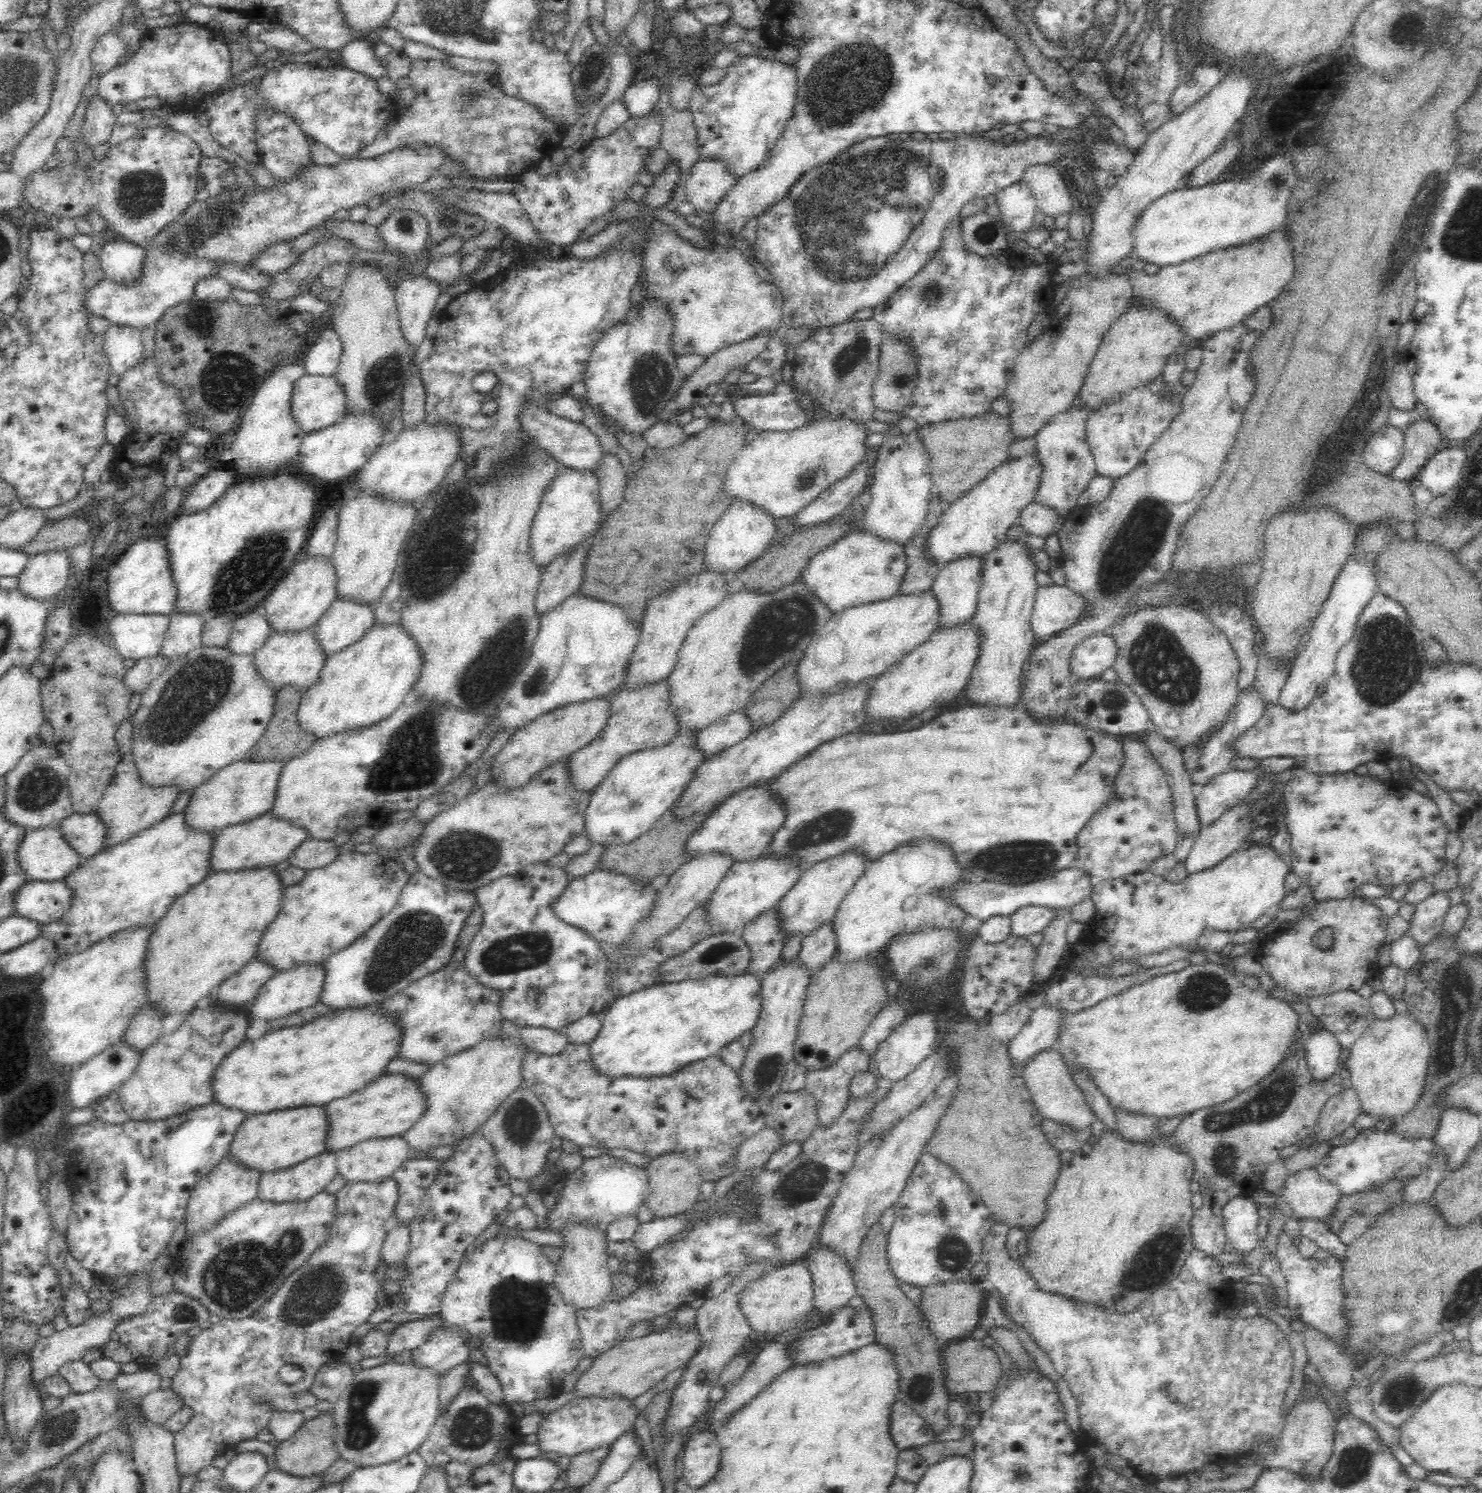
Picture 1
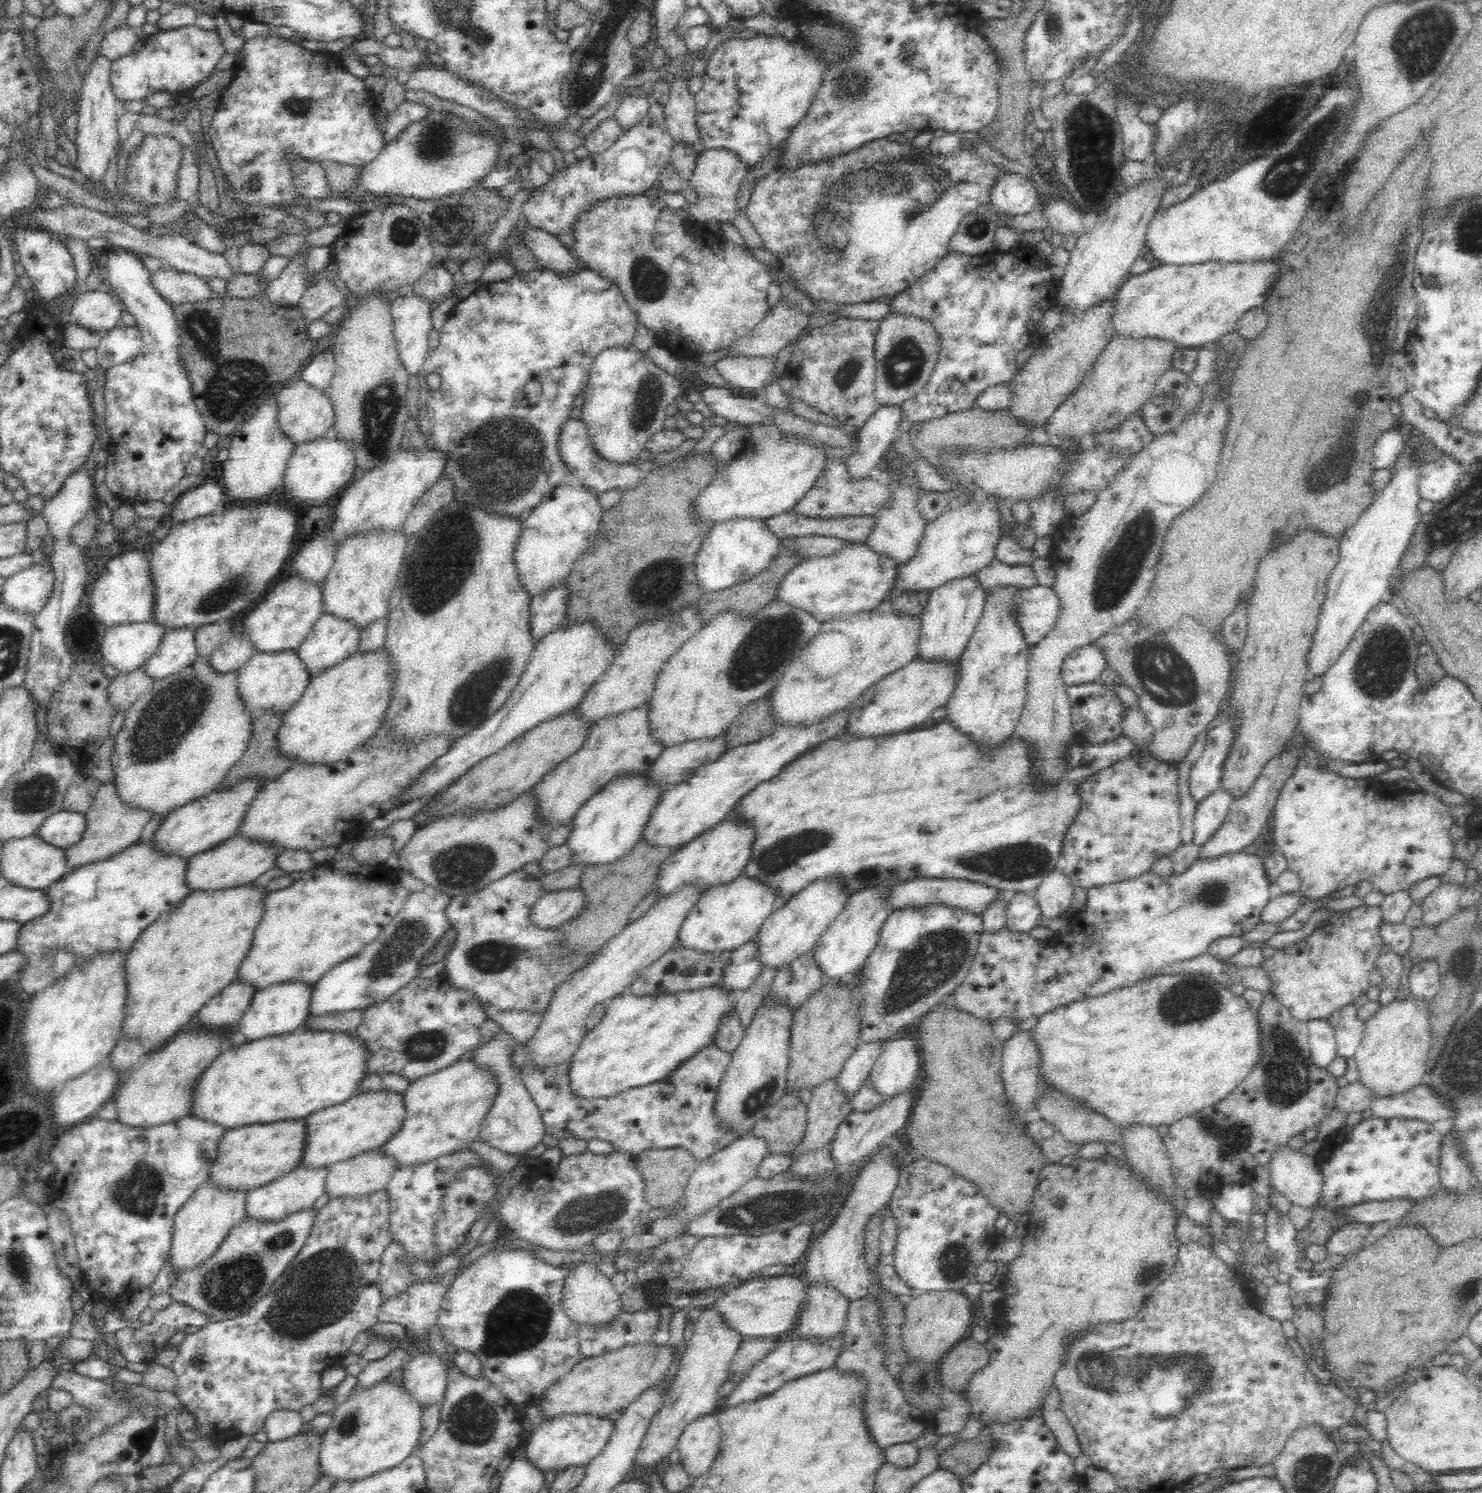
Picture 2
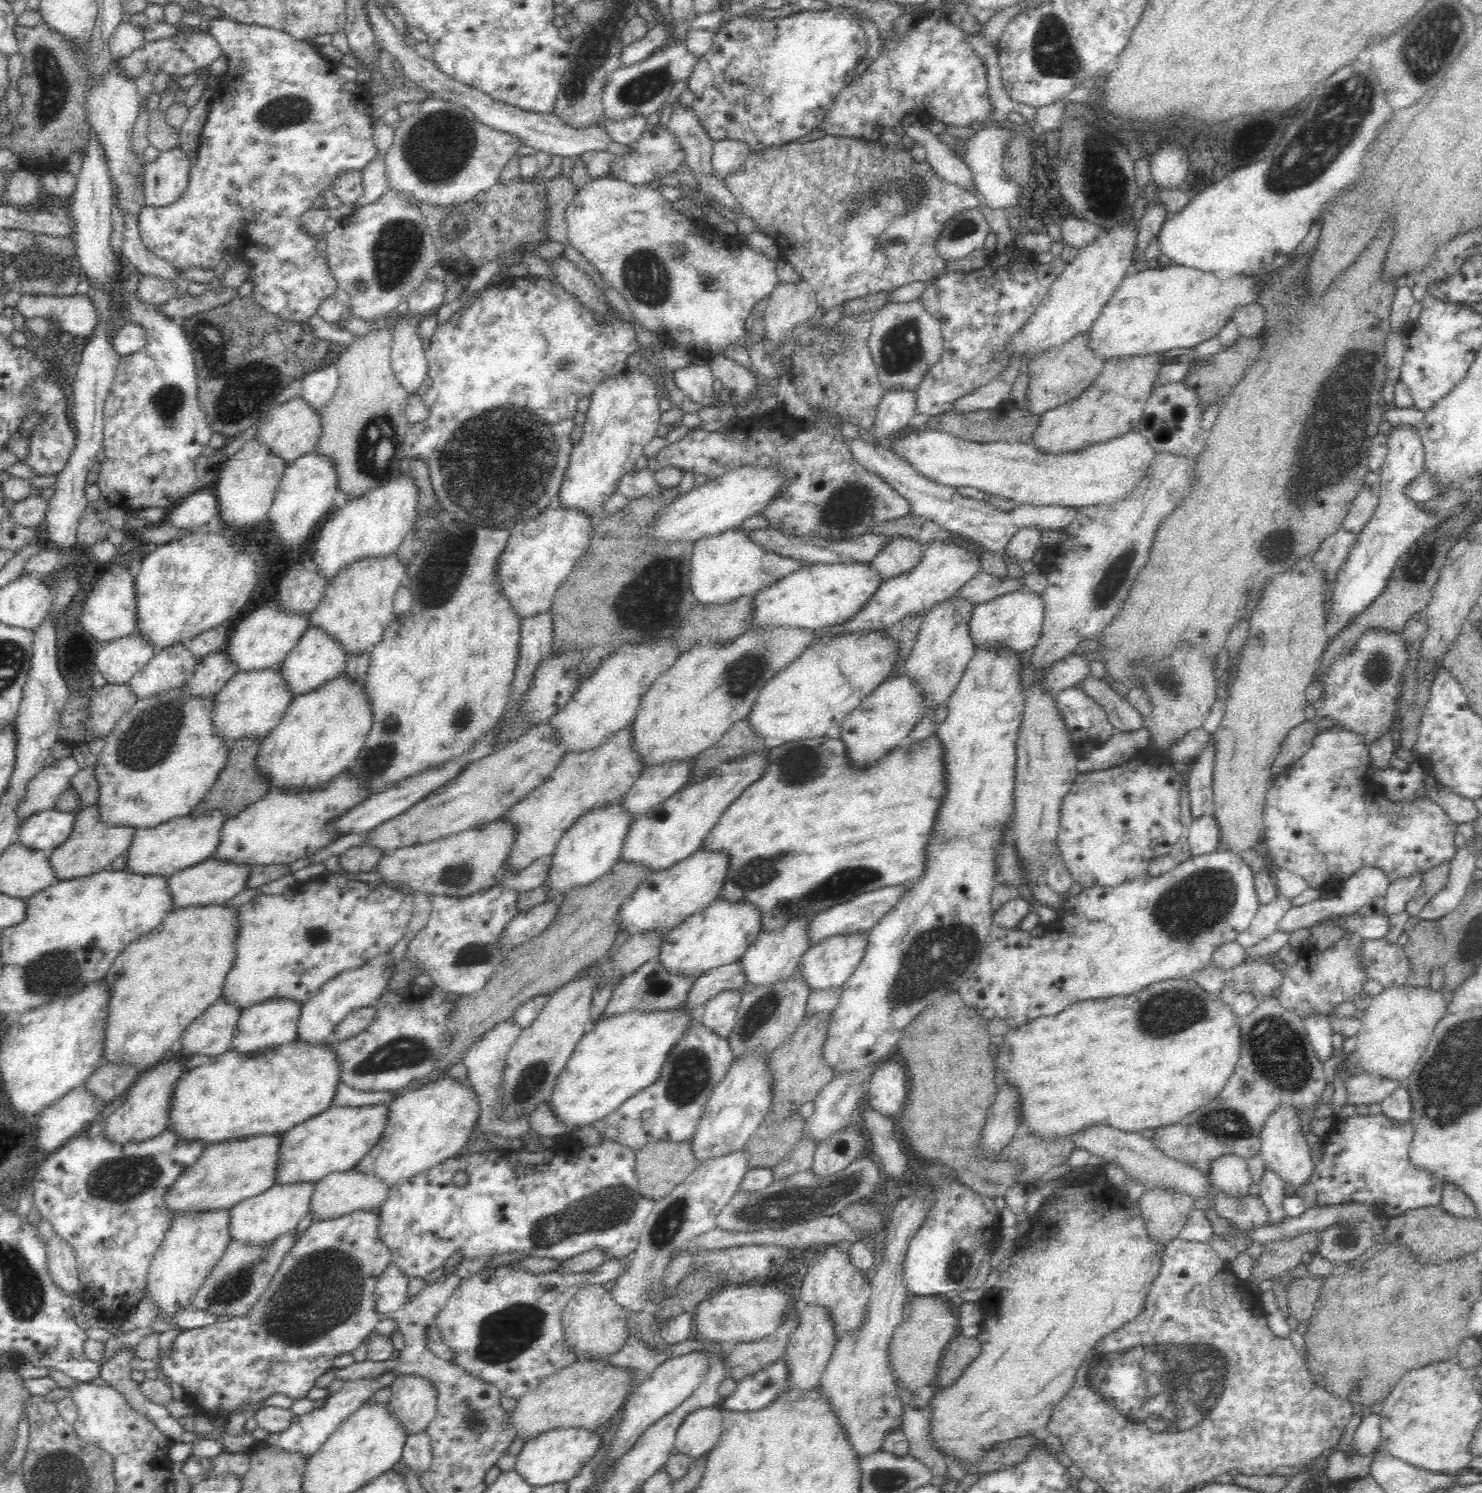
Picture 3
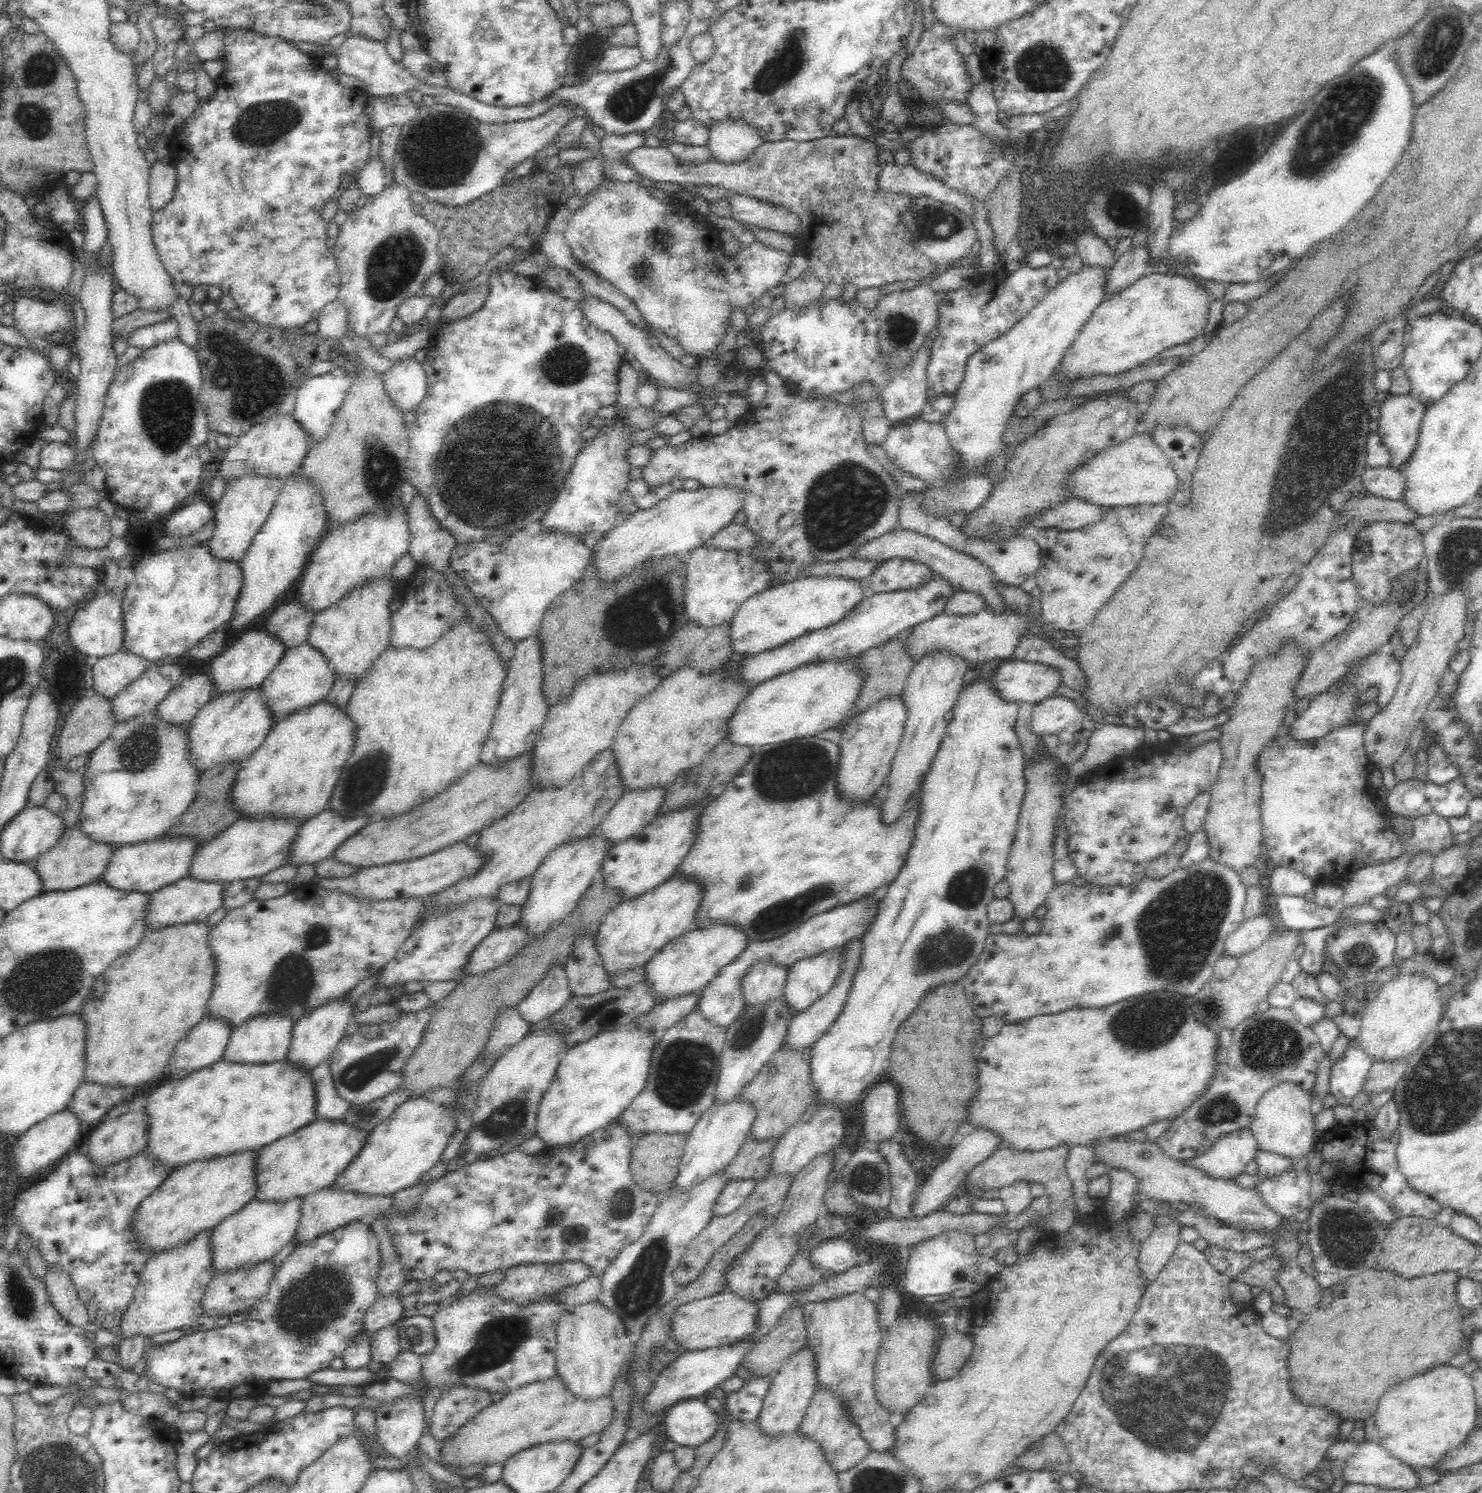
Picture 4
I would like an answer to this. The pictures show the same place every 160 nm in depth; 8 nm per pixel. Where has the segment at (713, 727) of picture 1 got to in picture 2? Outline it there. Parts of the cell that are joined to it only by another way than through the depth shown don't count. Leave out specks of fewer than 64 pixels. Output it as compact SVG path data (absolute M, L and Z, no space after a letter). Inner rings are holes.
M726 733L716 738L687 740L667 746L647 770L662 787L671 789L689 777L695 768L714 762L728 750Z

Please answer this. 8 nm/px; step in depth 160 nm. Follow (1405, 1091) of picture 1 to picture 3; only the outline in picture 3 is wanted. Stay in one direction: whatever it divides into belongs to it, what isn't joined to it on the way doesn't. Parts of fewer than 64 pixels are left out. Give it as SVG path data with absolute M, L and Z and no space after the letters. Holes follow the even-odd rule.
M1400 986L1399 988L1385 988L1385 990L1372 997L1372 1001L1370 1002L1368 1008L1364 1011L1364 1016L1362 1018L1362 1026L1360 1030L1357 1032L1358 1046L1354 1052L1355 1058L1358 1060L1360 1071L1367 1072L1368 1074L1374 1074L1376 1076L1381 1076L1384 1080L1393 1080L1394 1082L1401 1084L1404 1080L1408 1078L1414 1072L1414 1068L1416 1068L1416 1064L1420 1062L1420 1058L1422 1058L1422 1054L1426 1052L1426 1048L1432 1035L1434 1034L1434 1030L1438 1021L1447 1013L1447 1001L1444 999L1443 993L1441 991L1434 991L1430 989L1428 986L1426 987L1416 987L1416 986Z

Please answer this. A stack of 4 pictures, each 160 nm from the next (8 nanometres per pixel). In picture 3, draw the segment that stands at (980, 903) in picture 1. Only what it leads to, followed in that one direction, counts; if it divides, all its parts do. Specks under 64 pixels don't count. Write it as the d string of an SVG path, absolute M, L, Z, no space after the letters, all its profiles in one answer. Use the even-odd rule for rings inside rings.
M898 884L898 886L888 886L874 889L870 892L863 892L854 896L852 900L847 900L834 904L830 908L820 911L814 918L810 936L812 936L812 945L818 944L822 938L836 936L836 933L849 933L852 931L870 931L871 928L878 924L878 921L887 913L897 906L898 902L910 892L914 884Z

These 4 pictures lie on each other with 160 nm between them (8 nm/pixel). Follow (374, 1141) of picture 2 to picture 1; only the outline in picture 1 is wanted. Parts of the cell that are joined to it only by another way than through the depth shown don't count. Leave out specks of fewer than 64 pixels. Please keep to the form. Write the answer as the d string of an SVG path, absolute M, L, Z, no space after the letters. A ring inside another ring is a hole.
M398 1072L382 1073L364 1088L326 1104L330 1119L329 1148L326 1151L336 1152L361 1140L402 1135L422 1118L426 1108L428 1096L419 1078Z

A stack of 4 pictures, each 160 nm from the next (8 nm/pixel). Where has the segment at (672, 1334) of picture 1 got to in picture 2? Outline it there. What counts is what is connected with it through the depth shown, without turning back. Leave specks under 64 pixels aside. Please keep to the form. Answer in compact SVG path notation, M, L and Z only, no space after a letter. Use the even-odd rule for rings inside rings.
M658 1343L627 1344L624 1348L614 1352L606 1352L602 1356L583 1359L572 1368L570 1373L562 1376L560 1382L549 1386L541 1400L537 1400L534 1404L544 1409L545 1419L554 1418L553 1416L564 1413L608 1415L623 1410L632 1404L638 1396L642 1396L644 1392L650 1391L650 1388L659 1385L670 1370L670 1366L674 1364L674 1360L676 1360L676 1348L671 1343L661 1345Z

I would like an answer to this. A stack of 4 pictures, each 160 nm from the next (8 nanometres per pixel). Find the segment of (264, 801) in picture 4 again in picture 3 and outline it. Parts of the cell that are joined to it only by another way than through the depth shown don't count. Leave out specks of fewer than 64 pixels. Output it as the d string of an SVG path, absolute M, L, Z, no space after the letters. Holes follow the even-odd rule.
M346 671L308 692L297 694L286 714L262 740L257 763L270 775L270 786L321 785L348 767L364 748L374 724L373 700L364 678L352 678Z

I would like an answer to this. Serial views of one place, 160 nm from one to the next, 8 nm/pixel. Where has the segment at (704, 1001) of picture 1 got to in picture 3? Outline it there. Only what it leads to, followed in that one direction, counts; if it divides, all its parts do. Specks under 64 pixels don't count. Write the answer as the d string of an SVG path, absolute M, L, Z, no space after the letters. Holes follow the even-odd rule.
M688 1004L671 1009L630 1009L602 1017L579 1040L562 1070L550 1101L568 1125L600 1120L624 1100L654 1084L670 1051L700 1021Z

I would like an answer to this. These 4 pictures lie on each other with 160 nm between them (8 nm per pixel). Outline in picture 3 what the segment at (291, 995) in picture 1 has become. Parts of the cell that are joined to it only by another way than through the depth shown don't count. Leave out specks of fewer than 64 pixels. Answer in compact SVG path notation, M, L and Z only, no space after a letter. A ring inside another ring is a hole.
M270 997L247 1006L243 1009L234 1031L231 1050L255 1051L296 1040L302 1006L302 1001L297 1001L293 997Z

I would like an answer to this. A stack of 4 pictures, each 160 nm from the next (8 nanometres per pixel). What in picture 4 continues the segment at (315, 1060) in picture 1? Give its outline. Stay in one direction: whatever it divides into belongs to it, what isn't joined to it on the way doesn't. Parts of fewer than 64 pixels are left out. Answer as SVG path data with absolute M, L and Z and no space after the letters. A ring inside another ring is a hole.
M222 1058L182 1078L171 1078L145 1097L144 1106L150 1113L150 1134L145 1148L162 1163L176 1167L196 1159L258 1149L316 1119L316 1102L318 1088L312 1079L312 1069L293 1064L288 1058L269 1063L237 1063Z

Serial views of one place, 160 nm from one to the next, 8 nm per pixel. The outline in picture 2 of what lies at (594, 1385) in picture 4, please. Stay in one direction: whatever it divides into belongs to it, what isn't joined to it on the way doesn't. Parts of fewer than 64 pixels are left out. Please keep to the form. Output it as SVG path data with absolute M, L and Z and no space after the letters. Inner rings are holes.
M576 1262L572 1268L567 1267L564 1285L562 1286L561 1306L565 1314L578 1326L580 1324L606 1324L610 1322L616 1314L620 1314L620 1298L614 1289L610 1278L606 1277L600 1269L598 1262Z

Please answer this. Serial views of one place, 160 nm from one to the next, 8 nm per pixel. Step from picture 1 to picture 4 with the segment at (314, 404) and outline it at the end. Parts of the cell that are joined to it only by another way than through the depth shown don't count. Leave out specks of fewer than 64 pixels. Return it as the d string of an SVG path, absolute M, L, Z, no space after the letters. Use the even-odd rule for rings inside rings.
M274 414L260 424L255 424L248 432L235 438L227 448L220 463L219 474L240 474L258 472L265 476L276 476L284 480L291 473L301 470L311 443L308 429L292 414Z

